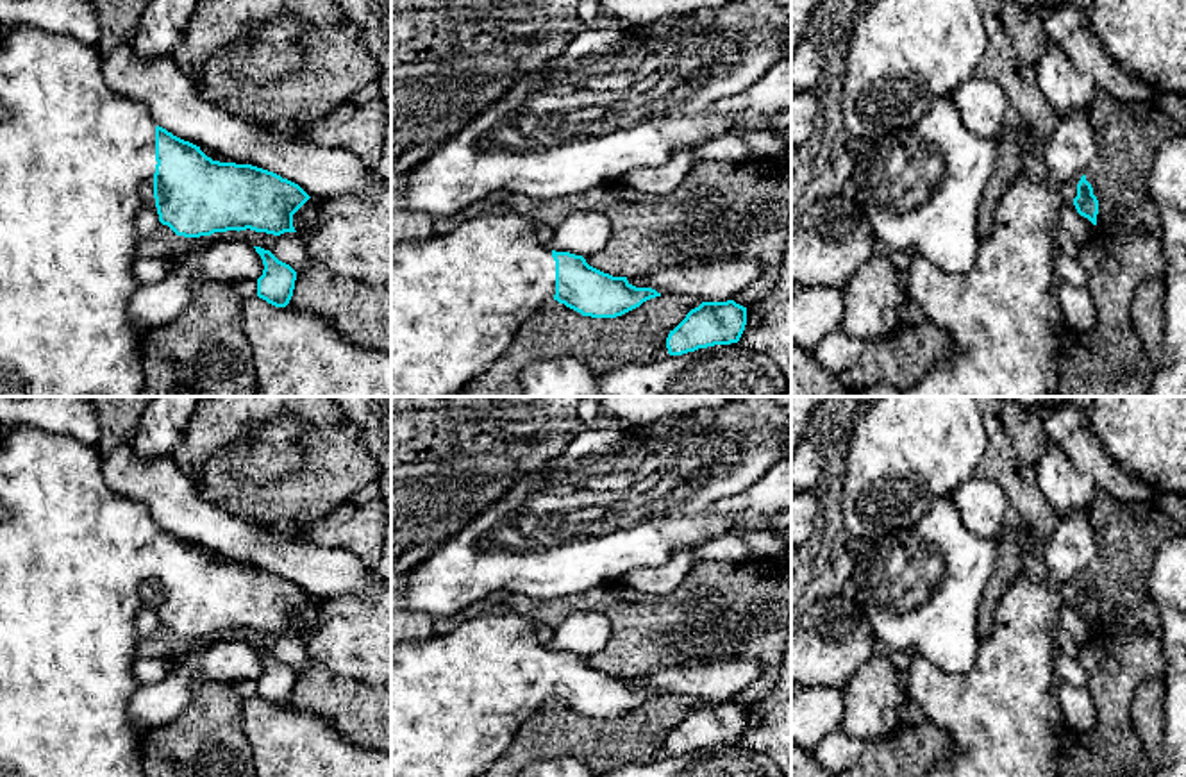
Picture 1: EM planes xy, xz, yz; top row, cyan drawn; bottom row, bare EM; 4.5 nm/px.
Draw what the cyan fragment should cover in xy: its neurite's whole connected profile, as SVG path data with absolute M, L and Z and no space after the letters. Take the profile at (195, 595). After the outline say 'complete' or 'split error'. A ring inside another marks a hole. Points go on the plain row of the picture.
M27 423L7 427L0 438L0 502L7 509L7 516L0 522L0 777L145 777L141 750L145 731L129 714L129 704L141 688L132 673L139 643L136 618L152 598L159 622L184 638L246 629L273 636L296 632L293 614L311 598L298 584L273 572L213 561L200 547L159 527L143 504L116 493L107 484L98 450L71 436L50 434Z | split error

